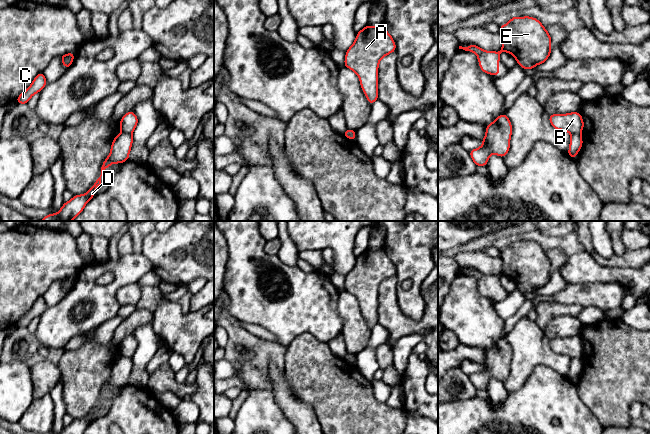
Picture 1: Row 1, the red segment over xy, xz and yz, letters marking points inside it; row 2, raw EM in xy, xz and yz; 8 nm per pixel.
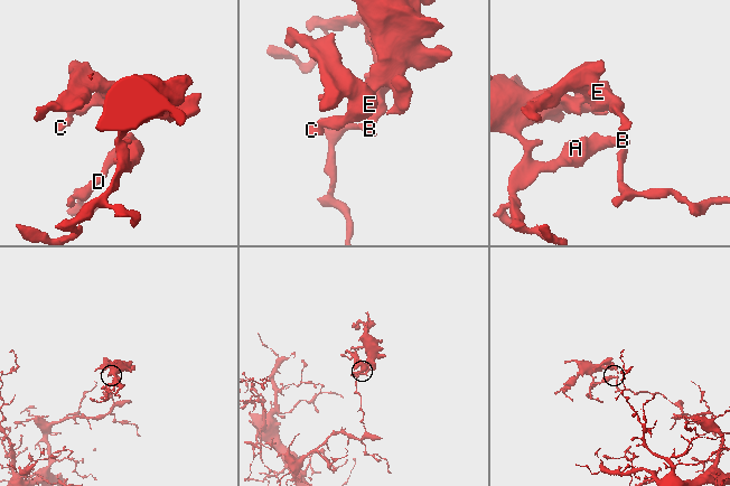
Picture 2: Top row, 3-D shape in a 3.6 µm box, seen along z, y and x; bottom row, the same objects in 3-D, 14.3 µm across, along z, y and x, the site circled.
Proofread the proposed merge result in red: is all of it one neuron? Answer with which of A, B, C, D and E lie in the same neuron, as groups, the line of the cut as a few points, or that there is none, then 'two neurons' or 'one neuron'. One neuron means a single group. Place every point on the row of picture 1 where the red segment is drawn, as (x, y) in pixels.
A B C E / D; cut in xy along (122, 131), (131, 134); two neurons

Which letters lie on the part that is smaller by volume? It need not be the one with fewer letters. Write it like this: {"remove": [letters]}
{"remove": ["A", "B", "C", "E"]}

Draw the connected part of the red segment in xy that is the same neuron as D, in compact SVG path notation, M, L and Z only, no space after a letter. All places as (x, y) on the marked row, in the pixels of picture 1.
M122 132L119 135L117 135L114 138L114 140L112 141L111 151L110 151L109 156L104 160L104 162L102 164L101 175L96 180L96 182L93 184L93 186L90 188L90 190L87 193L82 194L82 195L74 195L71 200L69 200L68 202L64 202L63 206L61 207L61 209L59 210L59 212L57 214L49 213L46 217L41 219L40 221L72 221L74 218L76 218L83 211L83 209L86 206L87 202L95 196L96 189L101 185L101 176L102 176L103 172L105 171L105 169L108 168L113 163L120 164L120 163L123 163L125 161L128 161L129 153L130 153L130 150L131 150L131 147L132 147L132 143L133 143L132 134L127 134L127 133Z

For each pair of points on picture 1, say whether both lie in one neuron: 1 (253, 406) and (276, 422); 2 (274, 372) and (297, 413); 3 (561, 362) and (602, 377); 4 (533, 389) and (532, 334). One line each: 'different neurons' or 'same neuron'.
1: same neuron
2: same neuron
3: different neurons
4: different neurons

